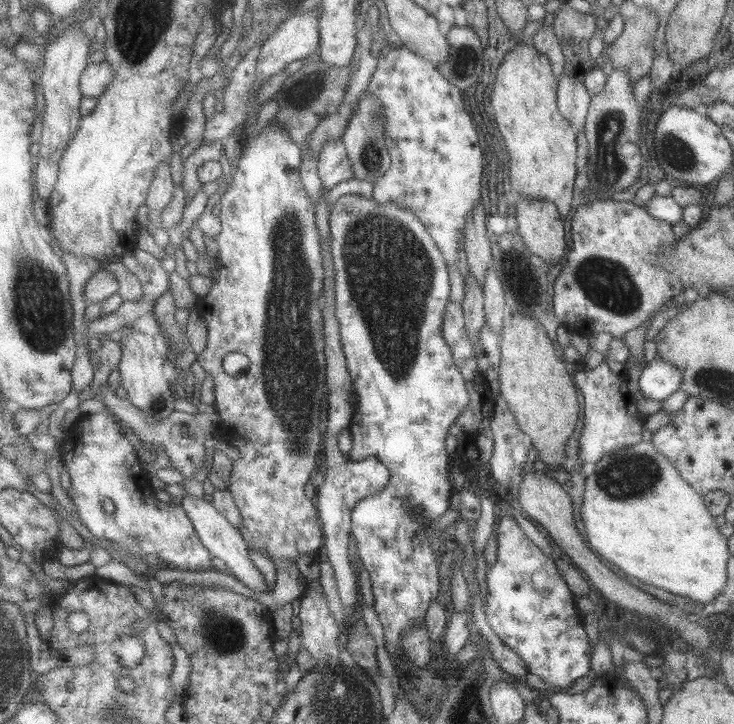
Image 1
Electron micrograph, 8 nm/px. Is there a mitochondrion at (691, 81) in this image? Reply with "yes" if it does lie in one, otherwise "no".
no

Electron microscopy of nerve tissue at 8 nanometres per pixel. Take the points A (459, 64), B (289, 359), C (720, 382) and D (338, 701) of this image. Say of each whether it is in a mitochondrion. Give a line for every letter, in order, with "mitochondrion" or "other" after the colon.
A: mitochondrion
B: mitochondrion
C: mitochondrion
D: mitochondrion

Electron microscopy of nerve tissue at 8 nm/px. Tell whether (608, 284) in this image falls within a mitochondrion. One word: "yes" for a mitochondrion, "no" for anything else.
yes

